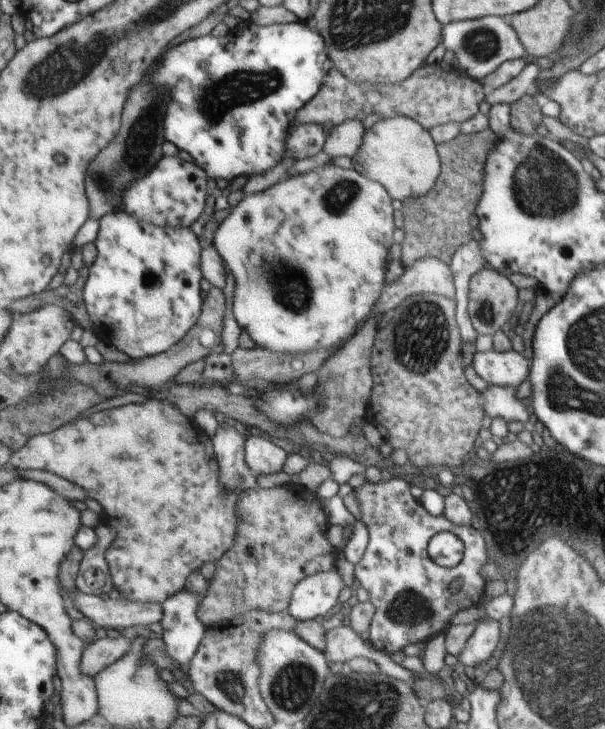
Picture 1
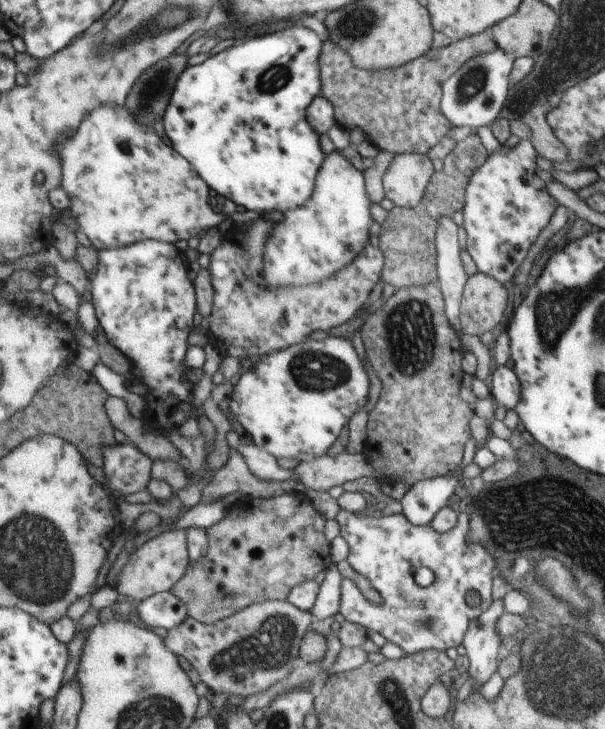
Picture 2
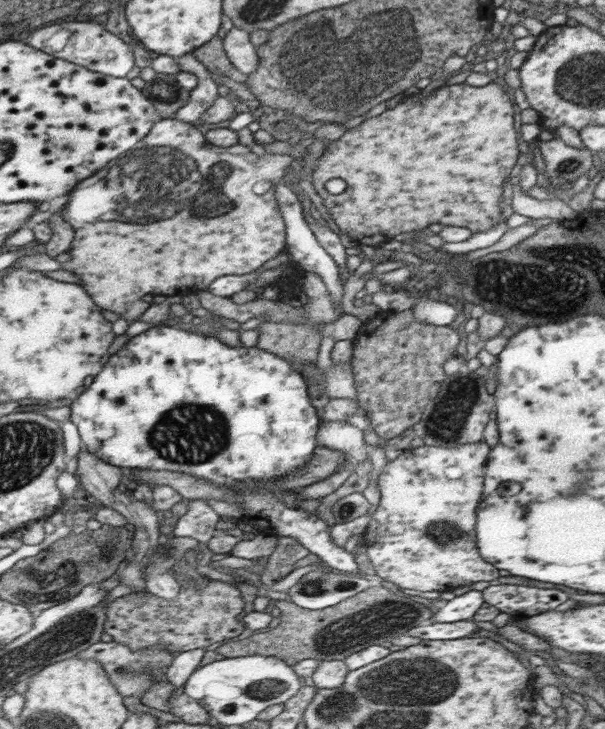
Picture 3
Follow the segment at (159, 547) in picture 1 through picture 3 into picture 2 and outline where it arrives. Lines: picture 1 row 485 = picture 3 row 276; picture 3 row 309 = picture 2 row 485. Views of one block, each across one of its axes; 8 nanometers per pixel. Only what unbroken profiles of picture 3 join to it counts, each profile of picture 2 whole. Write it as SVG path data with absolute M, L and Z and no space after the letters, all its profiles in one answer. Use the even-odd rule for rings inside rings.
M116 443L116 446L102 446L104 454L104 488L114 496L132 494L146 490L151 480L152 460L144 456L134 444Z

